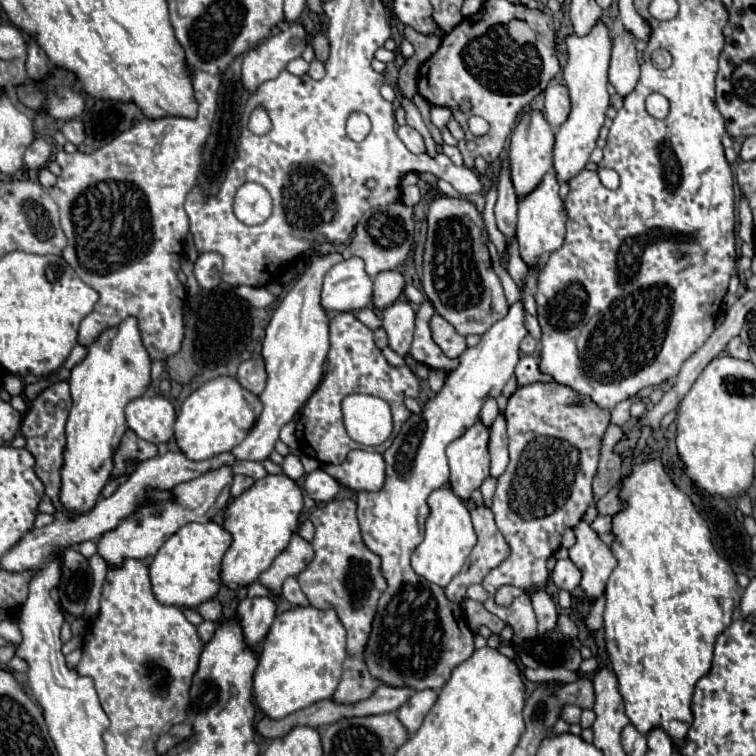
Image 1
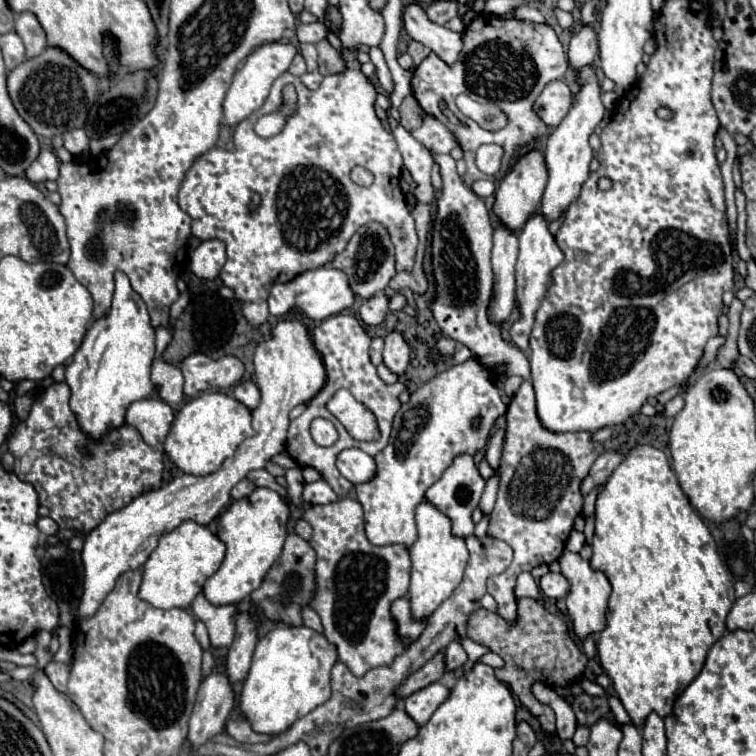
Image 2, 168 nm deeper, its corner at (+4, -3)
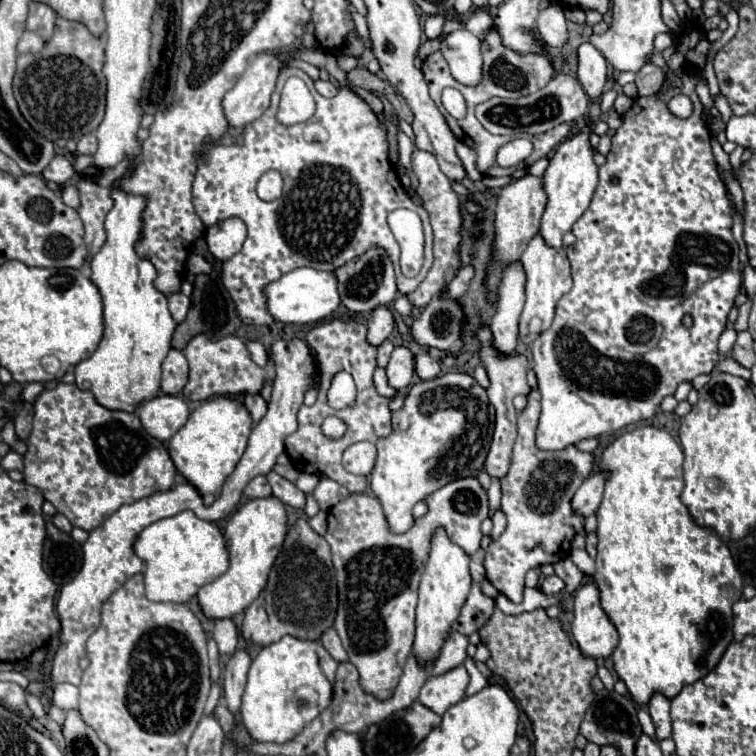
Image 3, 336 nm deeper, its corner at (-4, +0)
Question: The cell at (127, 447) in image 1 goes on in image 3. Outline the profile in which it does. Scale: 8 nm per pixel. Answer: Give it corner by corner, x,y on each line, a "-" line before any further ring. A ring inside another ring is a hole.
58,382
52,390
42,390
34,404
34,428
26,440
28,452
24,456
24,482
42,490
44,498
64,514
72,526
82,530
98,528
108,516
112,516
120,506
132,504
154,492
170,490
176,478
176,468
168,456
166,446
152,438
140,424
136,414
122,410
108,410
100,406
92,392
80,390
76,384

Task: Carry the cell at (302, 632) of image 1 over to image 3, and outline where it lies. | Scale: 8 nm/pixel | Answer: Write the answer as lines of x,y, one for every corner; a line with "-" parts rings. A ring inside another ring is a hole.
284,636
282,640
262,648
248,670
240,708
242,724
246,726
252,742
284,744
300,734
310,720
328,708
336,668
338,664
324,650
322,642

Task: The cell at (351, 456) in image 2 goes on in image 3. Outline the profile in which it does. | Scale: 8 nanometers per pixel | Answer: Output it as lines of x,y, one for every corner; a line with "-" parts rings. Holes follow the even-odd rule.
356,442
344,450
342,464
352,474
368,476
374,468
374,460
376,460
374,444
372,442

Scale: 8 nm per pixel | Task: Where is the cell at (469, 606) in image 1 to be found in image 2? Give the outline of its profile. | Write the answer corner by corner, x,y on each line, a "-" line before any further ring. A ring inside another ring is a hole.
518,599
518,615
518,623
510,625
500,615
480,607
468,617
468,637
476,643
490,647
490,651
498,653
504,659
506,665
504,669
496,669
496,677
502,679
518,695
522,705
526,705
532,715
538,717
544,731
554,733
554,713
550,707
534,699
530,685
534,681
542,681
550,687
570,685
582,675
588,659
578,649
576,641
570,637
568,623
560,615
548,613
540,603
534,603
534,599

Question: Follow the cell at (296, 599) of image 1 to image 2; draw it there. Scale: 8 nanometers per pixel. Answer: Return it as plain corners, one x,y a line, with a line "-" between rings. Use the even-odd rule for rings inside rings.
302,607
302,621
306,627
312,627
316,631
322,631
322,625
320,625
320,617
316,615
316,611
312,607

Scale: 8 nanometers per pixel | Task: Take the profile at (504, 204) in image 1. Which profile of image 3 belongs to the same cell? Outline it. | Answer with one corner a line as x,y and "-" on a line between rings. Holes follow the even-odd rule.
510,264
500,284
500,300
492,318
492,348
502,356
516,354
518,342
518,318
524,306
524,272
522,264

